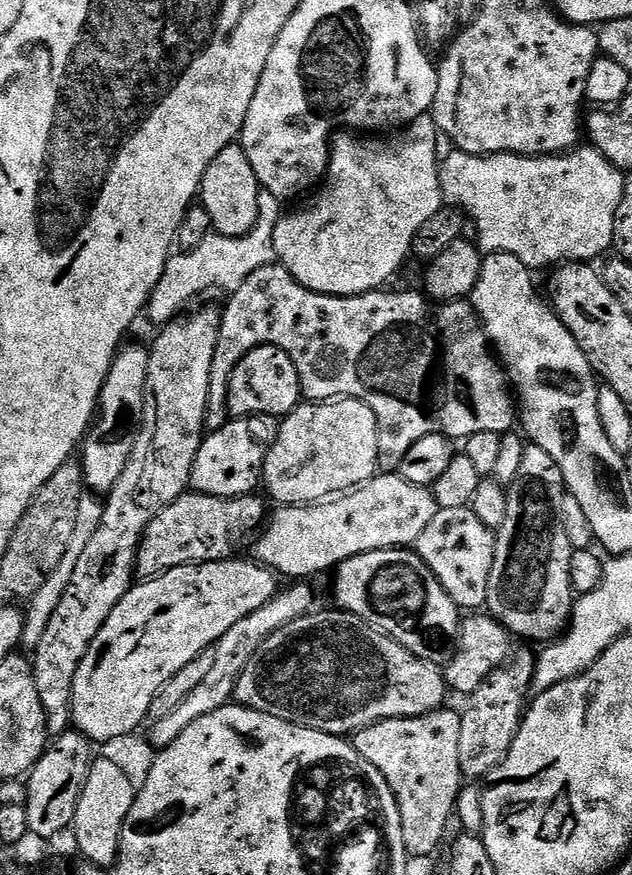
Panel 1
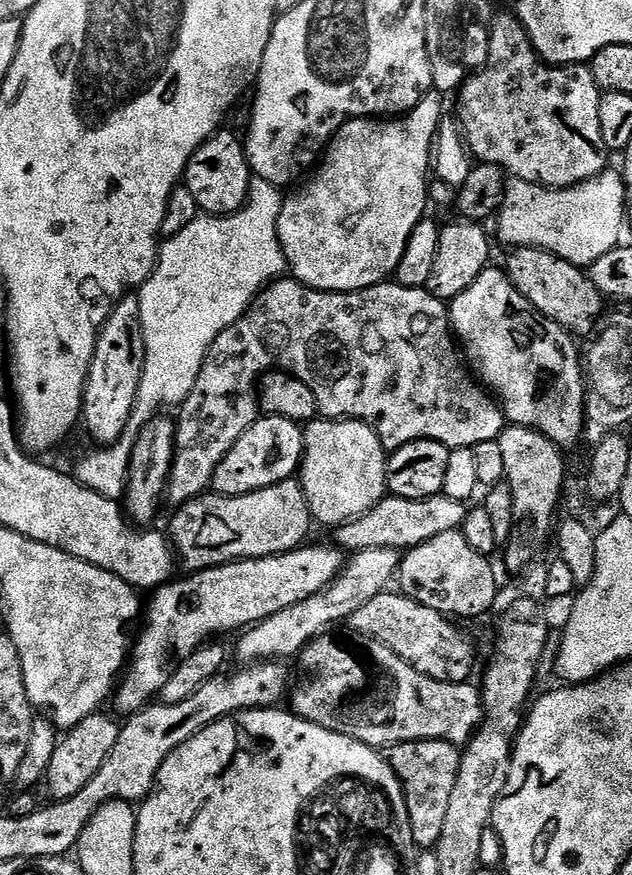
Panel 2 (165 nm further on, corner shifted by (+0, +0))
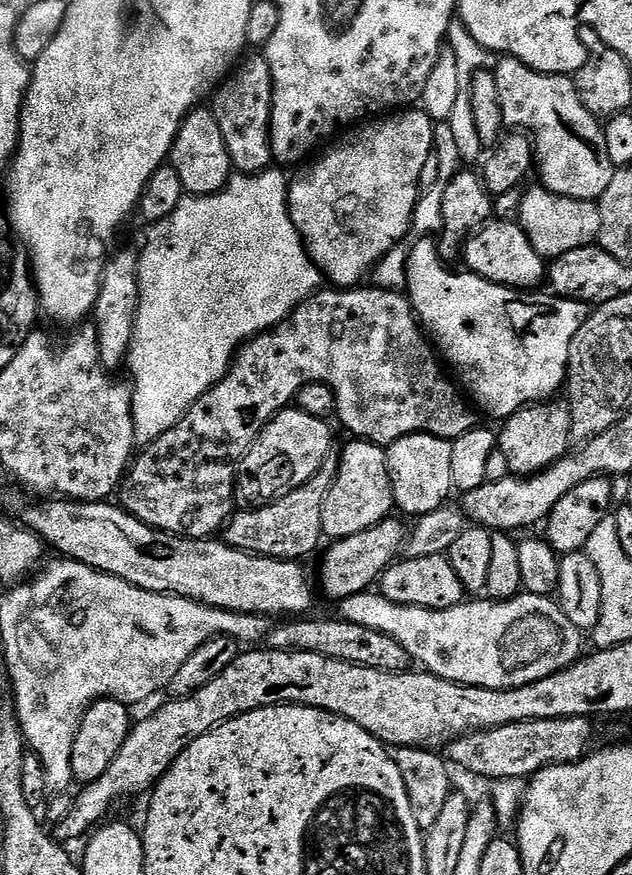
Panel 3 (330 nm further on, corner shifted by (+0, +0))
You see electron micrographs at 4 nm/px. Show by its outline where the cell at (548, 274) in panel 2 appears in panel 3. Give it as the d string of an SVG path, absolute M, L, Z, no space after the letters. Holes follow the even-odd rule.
M493 219L484 225L479 232L468 237L463 249L462 260L465 260L467 271L489 280L491 284L503 284L506 288L532 290L536 283L546 276L545 257L538 255L534 246L528 241L519 223L508 220Z

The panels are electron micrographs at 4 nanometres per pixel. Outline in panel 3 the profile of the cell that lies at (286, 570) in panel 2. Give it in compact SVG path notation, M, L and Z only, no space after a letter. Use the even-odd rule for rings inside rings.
M389 518L383 524L366 530L362 534L354 534L345 540L337 540L332 549L324 556L320 564L320 588L332 599L339 602L350 598L359 592L367 592L372 584L381 579L384 573L397 563L402 549L406 544L406 536L400 533L400 528L395 524L395 519Z

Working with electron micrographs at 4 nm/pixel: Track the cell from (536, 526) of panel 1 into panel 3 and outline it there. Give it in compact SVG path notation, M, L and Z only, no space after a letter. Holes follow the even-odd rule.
M537 402L531 406L525 406L513 416L507 417L503 421L504 429L498 432L498 450L506 454L509 473L515 474L521 478L527 478L536 475L538 472L549 468L555 464L569 451L568 440L572 436L572 410L567 403L560 402Z

